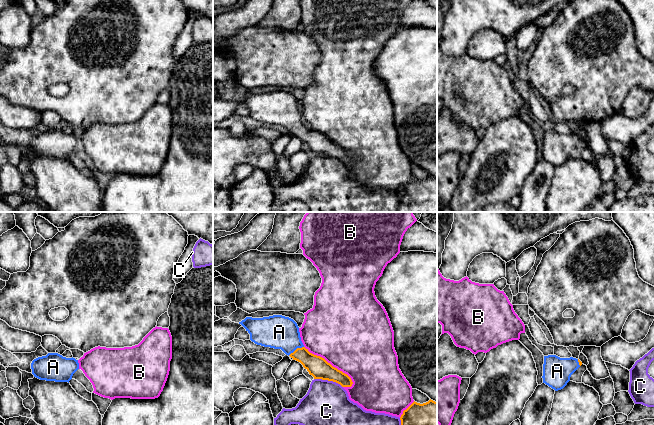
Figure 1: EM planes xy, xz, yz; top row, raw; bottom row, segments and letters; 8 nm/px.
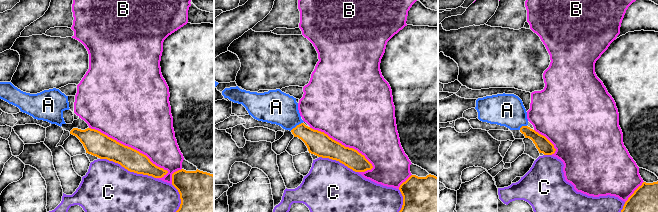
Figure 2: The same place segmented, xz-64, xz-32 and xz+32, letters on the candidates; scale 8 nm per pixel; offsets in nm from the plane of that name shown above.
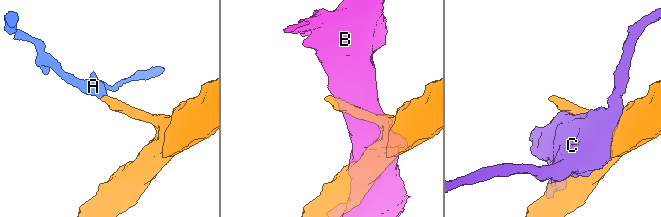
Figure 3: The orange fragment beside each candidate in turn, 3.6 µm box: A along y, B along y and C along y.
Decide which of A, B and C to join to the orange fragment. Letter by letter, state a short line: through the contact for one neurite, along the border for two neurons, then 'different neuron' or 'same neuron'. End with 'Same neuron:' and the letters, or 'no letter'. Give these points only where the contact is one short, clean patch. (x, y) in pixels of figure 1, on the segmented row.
A: line xz (318, 367), (296, 349), (279, 332); same neuron
B: different neuron
C: different neuron
Same neuron: A

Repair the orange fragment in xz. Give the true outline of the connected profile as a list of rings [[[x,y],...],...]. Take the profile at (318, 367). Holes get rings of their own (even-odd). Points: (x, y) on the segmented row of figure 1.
[[[282,315],[263,318],[246,317],[239,322],[257,345],[281,349],[293,360],[300,362],[314,379],[333,381],[342,387],[351,387],[351,378],[333,367],[324,358],[314,355],[301,341],[297,323]]]

